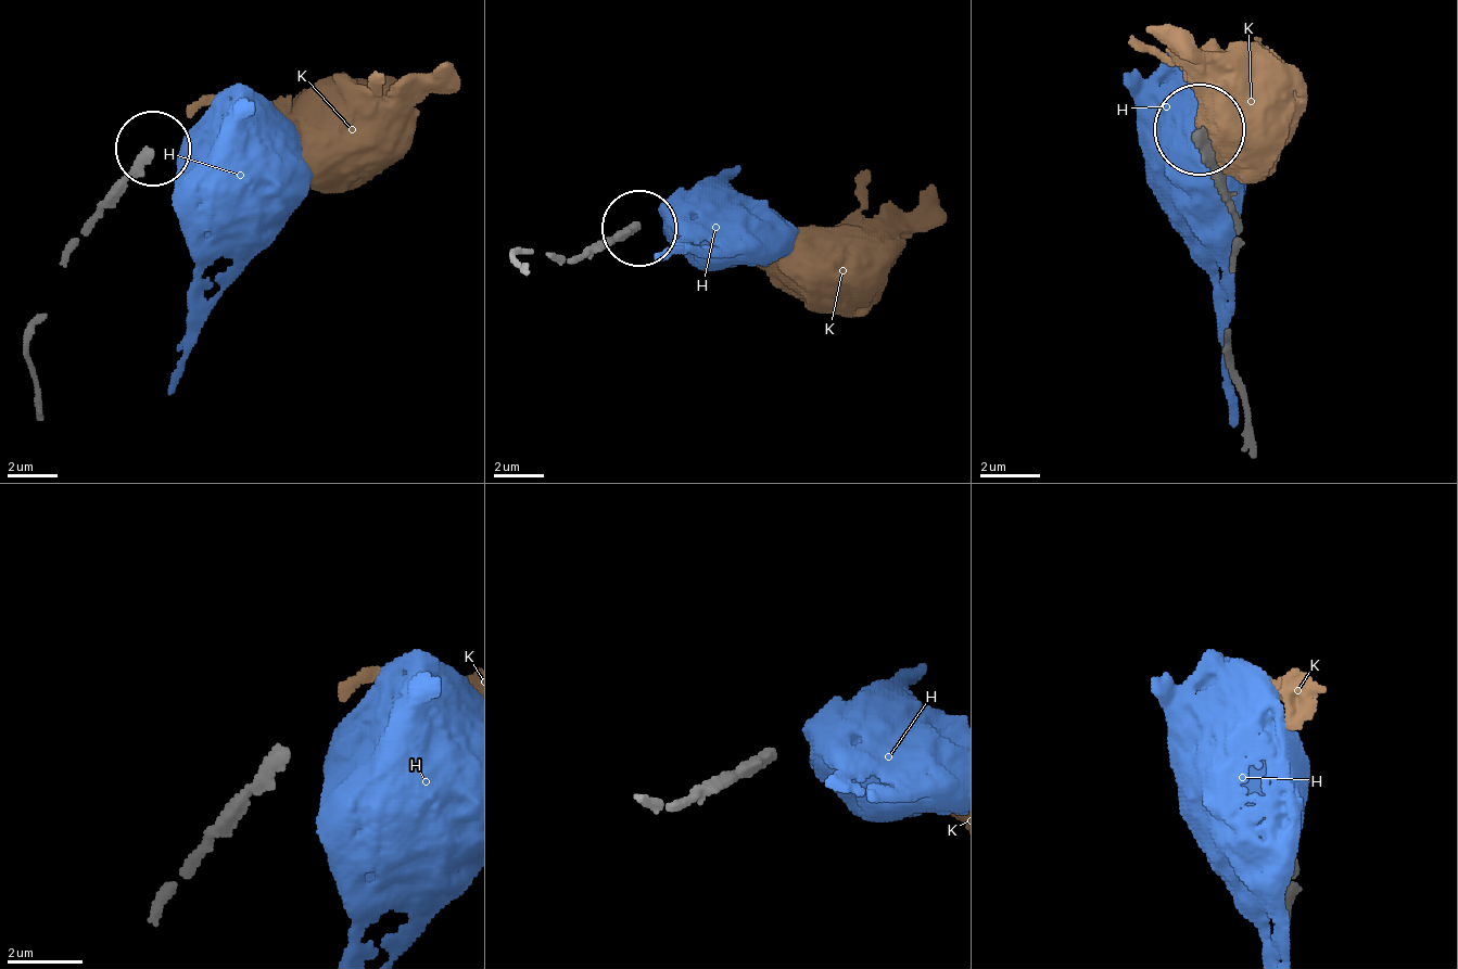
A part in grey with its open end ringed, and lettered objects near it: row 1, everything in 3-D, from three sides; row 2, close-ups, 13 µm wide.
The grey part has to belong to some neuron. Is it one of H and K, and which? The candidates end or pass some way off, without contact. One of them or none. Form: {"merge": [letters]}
{"merge": ["K"]}

